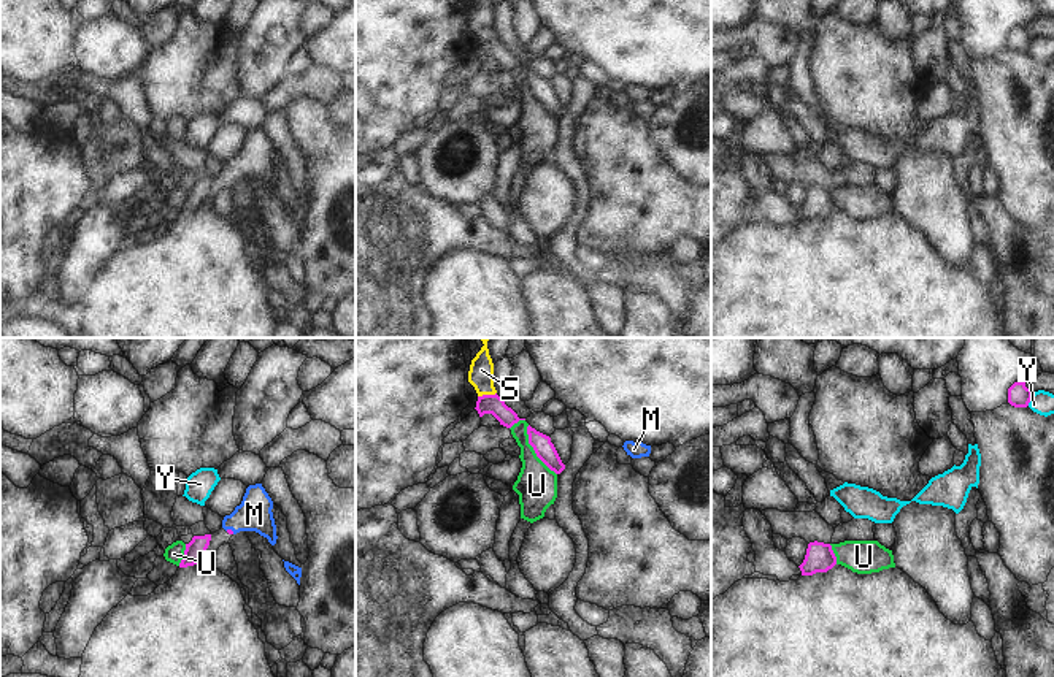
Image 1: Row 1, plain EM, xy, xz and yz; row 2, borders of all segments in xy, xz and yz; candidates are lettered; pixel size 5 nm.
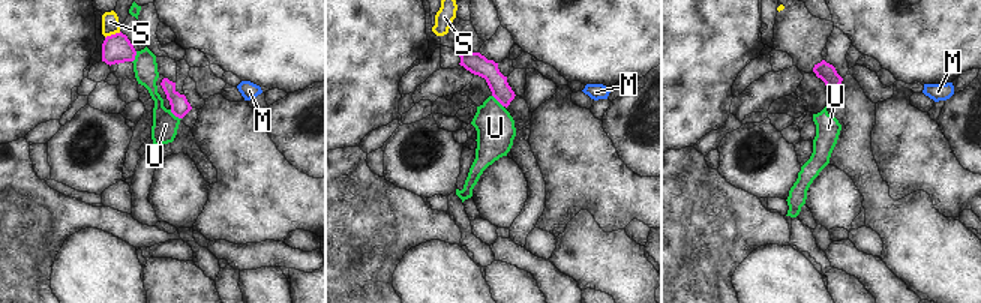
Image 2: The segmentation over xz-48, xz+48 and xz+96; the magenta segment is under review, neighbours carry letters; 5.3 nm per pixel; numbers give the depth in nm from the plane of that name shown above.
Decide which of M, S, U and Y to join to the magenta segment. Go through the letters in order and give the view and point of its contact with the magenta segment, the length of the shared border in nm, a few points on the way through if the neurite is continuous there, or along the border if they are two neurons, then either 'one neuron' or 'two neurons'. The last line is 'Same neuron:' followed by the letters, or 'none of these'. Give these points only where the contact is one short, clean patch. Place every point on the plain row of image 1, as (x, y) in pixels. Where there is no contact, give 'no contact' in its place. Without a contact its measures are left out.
M: meets magenta in xy at (230, 175); contact 50 nm long; border along xy (226, 175), (234, 178); two neurons
S: meets magenta in xz at (486, 40); contact 100 nm long; border along xz (496, 37), (478, 42); two neurons
U: meets magenta in xz at (534, 94); contact 300 nm long; border along xz (527, 70), (527, 87), (556, 119); two neurons
Y: meets magenta in yz at (1030, 43); contact 70 nm long; border along yz (1032, 38), (1027, 49); two neurons
Same neuron: none of these

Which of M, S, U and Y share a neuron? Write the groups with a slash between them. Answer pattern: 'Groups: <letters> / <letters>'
Groups: M / S / U / Y.

